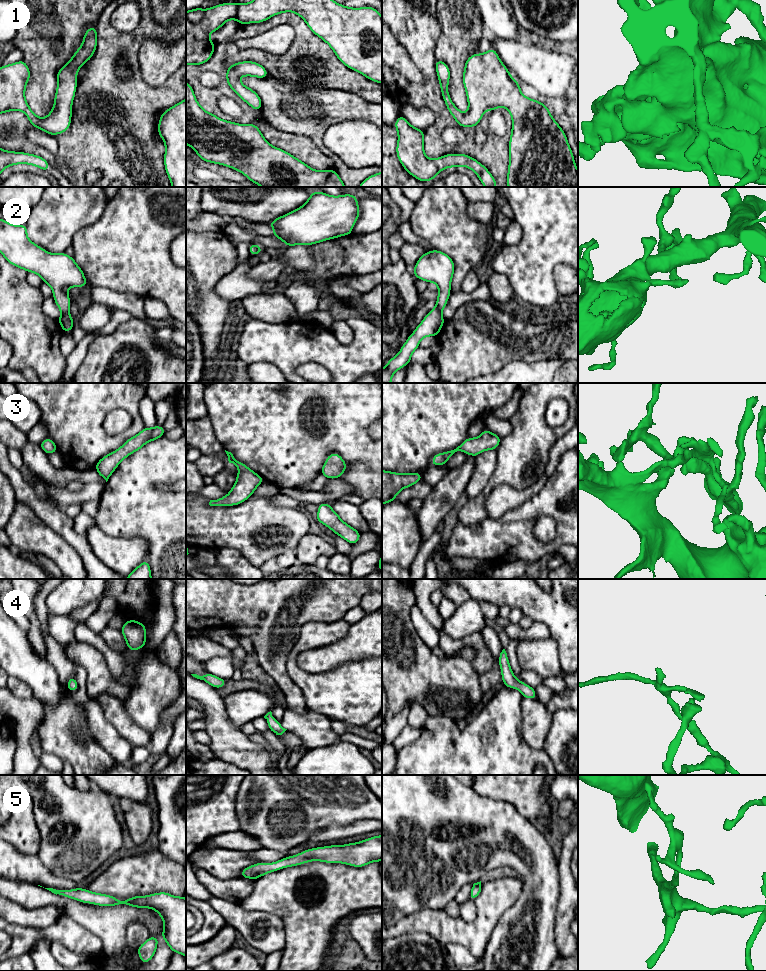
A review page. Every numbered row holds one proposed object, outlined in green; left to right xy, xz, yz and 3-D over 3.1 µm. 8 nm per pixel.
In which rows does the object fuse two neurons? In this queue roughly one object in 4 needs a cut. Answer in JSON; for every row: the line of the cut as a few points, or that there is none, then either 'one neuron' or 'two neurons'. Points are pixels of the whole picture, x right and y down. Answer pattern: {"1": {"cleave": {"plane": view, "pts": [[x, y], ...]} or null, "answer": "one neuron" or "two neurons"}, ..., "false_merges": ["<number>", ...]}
{"1": {"cleave": null, "answer": "one neuron"}, "2": {"cleave": null, "answer": "one neuron"}, "3": {"cleave": null, "answer": "one neuron"}, "4": {"cleave": null, "answer": "one neuron"}, "5": {"cleave": null, "answer": "one neuron"}, "false_merges": []}

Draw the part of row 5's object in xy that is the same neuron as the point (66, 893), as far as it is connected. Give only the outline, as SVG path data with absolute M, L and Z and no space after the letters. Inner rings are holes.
M77 887L72 890L45 888L54 894L91 903L98 906L128 905L137 908L154 909L164 922L162 936L173 953L186 957L186 898L173 896L167 892L153 893L147 896L133 896L127 900Z

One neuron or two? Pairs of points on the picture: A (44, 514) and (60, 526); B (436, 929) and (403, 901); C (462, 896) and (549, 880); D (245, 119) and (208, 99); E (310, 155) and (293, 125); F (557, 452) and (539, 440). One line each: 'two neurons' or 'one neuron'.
A: one neuron
B: two neurons
C: two neurons
D: one neuron
E: two neurons
F: two neurons

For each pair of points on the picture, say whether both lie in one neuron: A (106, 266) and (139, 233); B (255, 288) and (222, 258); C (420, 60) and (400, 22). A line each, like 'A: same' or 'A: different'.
A: same
B: different
C: same

